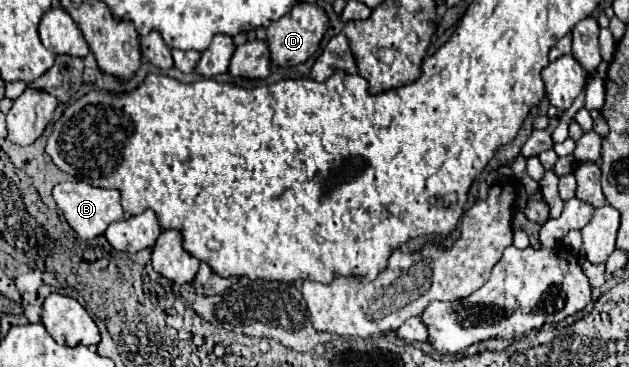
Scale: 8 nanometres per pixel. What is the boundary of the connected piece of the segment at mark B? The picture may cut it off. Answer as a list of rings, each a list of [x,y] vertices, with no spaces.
[[[61,182],[53,188],[53,198],[57,206],[63,210],[65,220],[69,226],[77,232],[79,238],[91,240],[95,236],[101,236],[111,222],[117,222],[123,218],[123,208],[121,208],[121,194],[117,190],[105,190],[105,188],[95,188],[85,182]]]

